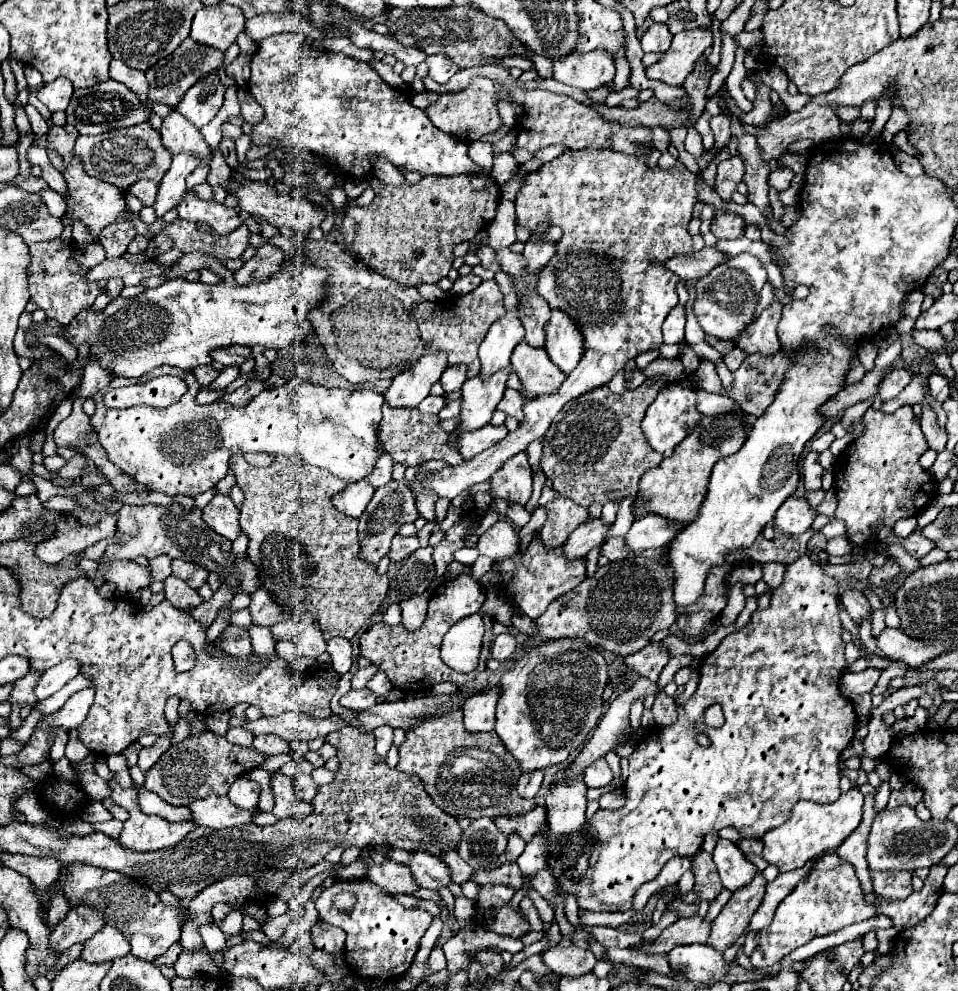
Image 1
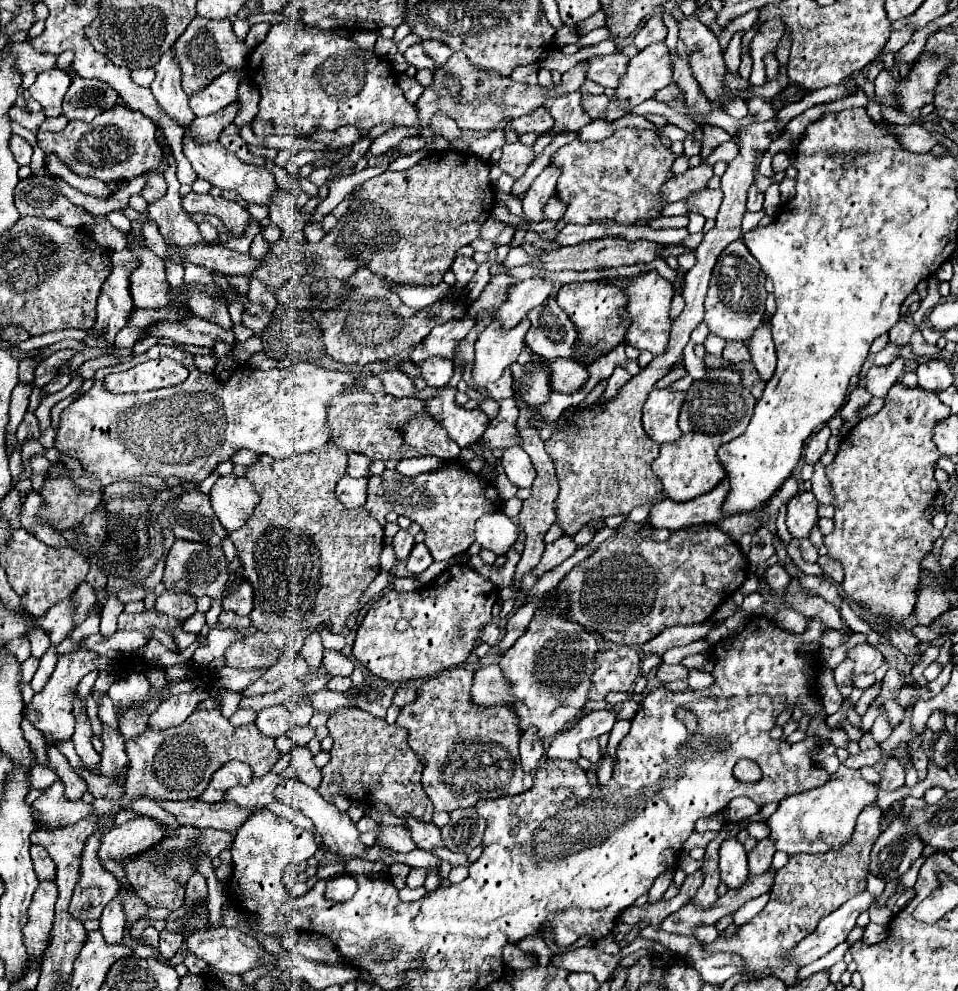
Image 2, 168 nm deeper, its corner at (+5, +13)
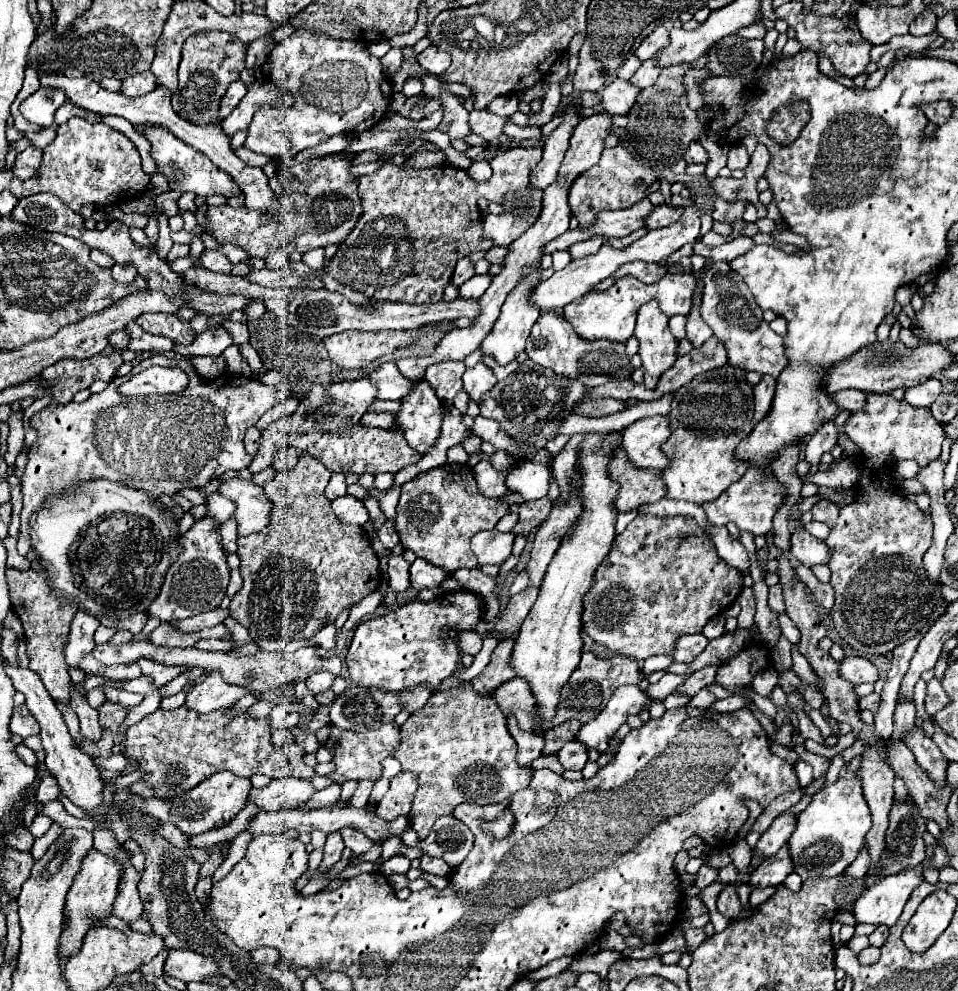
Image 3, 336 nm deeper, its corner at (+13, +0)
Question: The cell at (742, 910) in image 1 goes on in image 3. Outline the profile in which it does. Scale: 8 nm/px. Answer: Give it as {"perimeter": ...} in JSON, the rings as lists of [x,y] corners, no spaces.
{"perimeter":[[[791,812],[779,814],[779,816],[773,820],[773,824],[769,826],[769,830],[761,836],[761,840],[759,840],[759,844],[757,844],[757,850],[763,852],[767,858],[769,858],[771,854],[775,854],[775,852],[791,838],[791,834],[793,834],[793,830],[795,830],[795,822],[797,822],[795,814],[791,814]]]}

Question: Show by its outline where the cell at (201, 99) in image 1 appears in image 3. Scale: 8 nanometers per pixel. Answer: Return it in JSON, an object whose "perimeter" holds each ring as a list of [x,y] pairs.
{"perimeter":[[[237,80],[237,82],[233,82],[229,88],[227,88],[227,94],[223,96],[223,100],[221,100],[221,108],[219,108],[219,114],[221,114],[221,118],[225,118],[227,114],[231,114],[235,108],[237,108],[237,104],[241,102],[241,98],[247,94],[247,84],[243,82],[243,80]]]}

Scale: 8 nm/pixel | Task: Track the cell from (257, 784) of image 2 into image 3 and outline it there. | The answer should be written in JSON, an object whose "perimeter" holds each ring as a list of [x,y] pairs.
{"perimeter":[[[287,776],[283,780],[273,780],[267,788],[251,790],[251,800],[255,800],[265,812],[279,812],[279,810],[293,810],[301,808],[309,802],[315,794],[315,786],[309,780]]]}

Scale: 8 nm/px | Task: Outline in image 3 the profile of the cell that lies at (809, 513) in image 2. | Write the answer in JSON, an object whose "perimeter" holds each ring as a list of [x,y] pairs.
{"perimeter":[[[803,528],[791,536],[791,552],[807,568],[813,568],[817,564],[827,564],[831,558],[831,550],[827,548],[827,544],[813,538]]]}

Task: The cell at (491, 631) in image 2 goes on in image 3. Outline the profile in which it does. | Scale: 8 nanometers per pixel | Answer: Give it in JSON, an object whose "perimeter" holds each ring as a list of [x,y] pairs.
{"perimeter":[[[461,630],[457,634],[457,644],[459,644],[459,650],[463,654],[471,654],[475,656],[479,650],[481,650],[481,644],[483,644],[483,636],[475,630]]]}

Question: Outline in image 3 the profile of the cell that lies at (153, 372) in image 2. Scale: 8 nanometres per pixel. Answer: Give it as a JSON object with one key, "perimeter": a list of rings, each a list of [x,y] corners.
{"perimeter":[[[151,366],[119,386],[123,396],[149,396],[149,394],[177,394],[189,384],[187,374],[181,368]]]}

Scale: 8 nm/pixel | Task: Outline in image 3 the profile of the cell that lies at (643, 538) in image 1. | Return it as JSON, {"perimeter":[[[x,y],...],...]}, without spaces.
{"perimeter":[[[751,468],[739,482],[731,484],[727,492],[723,492],[715,502],[707,502],[703,510],[707,512],[709,524],[713,526],[725,526],[727,522],[735,522],[739,530],[747,530],[753,536],[757,536],[757,534],[767,534],[773,528],[773,516],[777,514],[785,498],[787,498],[785,486],[775,480],[773,472]]]}

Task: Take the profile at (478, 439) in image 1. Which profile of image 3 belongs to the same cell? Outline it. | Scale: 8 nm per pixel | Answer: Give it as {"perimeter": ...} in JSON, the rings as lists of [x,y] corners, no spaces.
{"perimeter":[[[427,380],[413,384],[413,390],[401,400],[401,410],[395,414],[393,430],[403,430],[407,444],[425,454],[439,438],[446,409]]]}

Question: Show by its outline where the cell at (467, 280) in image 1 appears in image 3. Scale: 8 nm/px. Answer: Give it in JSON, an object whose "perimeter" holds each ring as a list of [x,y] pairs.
{"perimeter":[[[461,258],[455,266],[455,272],[453,272],[453,284],[461,286],[463,282],[467,282],[473,276],[475,276],[475,264],[469,258]]]}

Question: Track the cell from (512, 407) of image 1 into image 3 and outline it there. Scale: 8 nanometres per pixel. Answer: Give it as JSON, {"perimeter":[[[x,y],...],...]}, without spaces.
{"perimeter":[[[479,362],[479,364],[473,366],[473,368],[467,368],[465,374],[463,374],[463,390],[465,390],[465,392],[471,396],[471,400],[475,400],[475,402],[479,402],[481,396],[483,396],[487,390],[491,390],[491,386],[495,386],[495,382],[497,382],[495,374],[493,374],[483,362]]]}

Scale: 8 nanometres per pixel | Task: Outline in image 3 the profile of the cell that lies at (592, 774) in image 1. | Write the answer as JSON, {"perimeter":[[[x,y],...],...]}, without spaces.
{"perimeter":[[[571,740],[557,752],[557,758],[565,770],[583,770],[587,762],[587,746],[579,740]]]}

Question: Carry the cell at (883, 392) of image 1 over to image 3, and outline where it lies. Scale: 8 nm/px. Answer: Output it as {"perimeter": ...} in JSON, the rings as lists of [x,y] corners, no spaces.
{"perimeter":[[[841,390],[837,394],[833,394],[833,402],[837,404],[839,410],[861,410],[865,406],[865,396],[861,390]]]}

